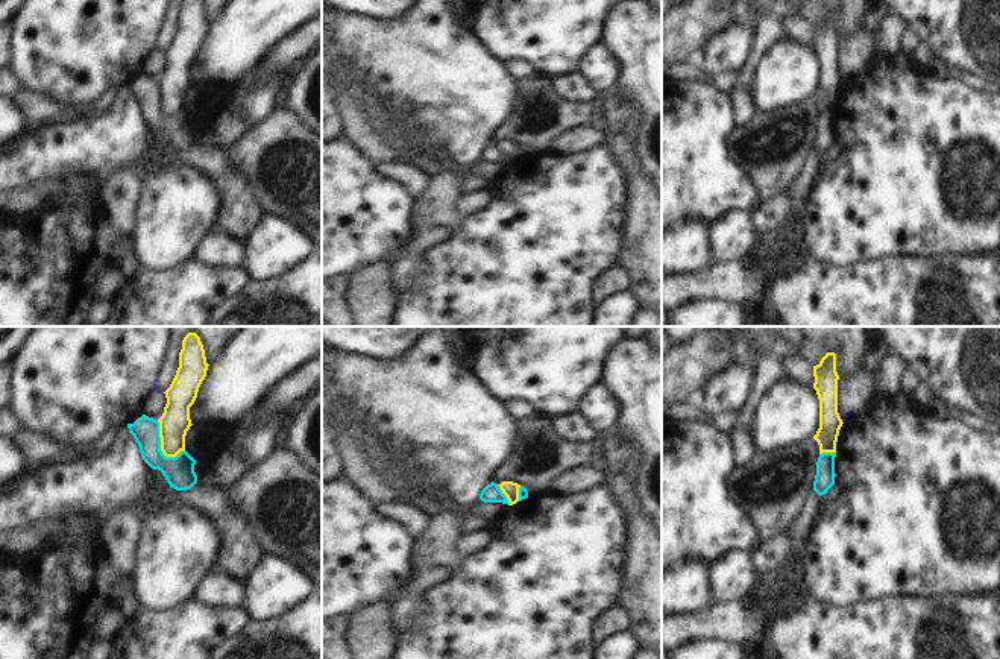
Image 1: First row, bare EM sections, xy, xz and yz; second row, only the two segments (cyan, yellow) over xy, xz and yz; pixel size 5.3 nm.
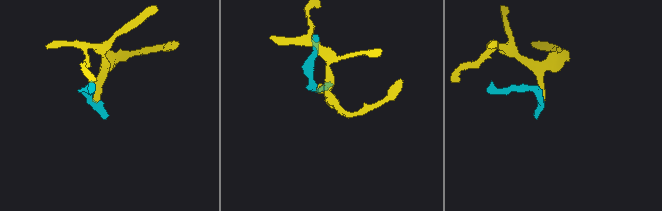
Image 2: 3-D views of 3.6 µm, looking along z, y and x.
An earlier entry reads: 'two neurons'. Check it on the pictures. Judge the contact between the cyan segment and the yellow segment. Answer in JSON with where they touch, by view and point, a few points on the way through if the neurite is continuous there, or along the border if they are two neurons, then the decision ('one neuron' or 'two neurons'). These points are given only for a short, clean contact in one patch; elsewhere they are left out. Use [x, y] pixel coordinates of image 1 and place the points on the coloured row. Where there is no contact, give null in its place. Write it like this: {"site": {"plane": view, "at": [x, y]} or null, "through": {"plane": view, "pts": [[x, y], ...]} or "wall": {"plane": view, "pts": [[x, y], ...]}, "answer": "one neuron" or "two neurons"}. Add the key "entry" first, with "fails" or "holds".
{"entry": "holds", "site": {"plane": "xy", "at": [160, 448]}, "wall": {"plane": "xy", "pts": [[157, 421], [161, 451], [166, 456], [176, 456], [184, 451]]}, "answer": "two neurons"}

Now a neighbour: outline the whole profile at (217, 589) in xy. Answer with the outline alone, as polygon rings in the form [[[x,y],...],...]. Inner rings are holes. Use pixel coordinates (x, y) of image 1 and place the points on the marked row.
[[[212,569],[197,585],[193,598],[211,607],[238,609],[246,598],[246,586],[244,582]]]

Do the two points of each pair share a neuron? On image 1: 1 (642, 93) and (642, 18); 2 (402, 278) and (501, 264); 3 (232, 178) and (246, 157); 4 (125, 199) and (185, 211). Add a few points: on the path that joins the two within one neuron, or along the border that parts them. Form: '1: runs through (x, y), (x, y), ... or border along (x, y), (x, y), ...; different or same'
1: runs through (642, 75), (642, 37); same
2: border along (427, 251), (428, 274), (421, 289), (399, 299); different
3: border along (228, 149), (231, 164), (257, 201); different
4: border along (149, 170), (141, 182), (131, 237); different

